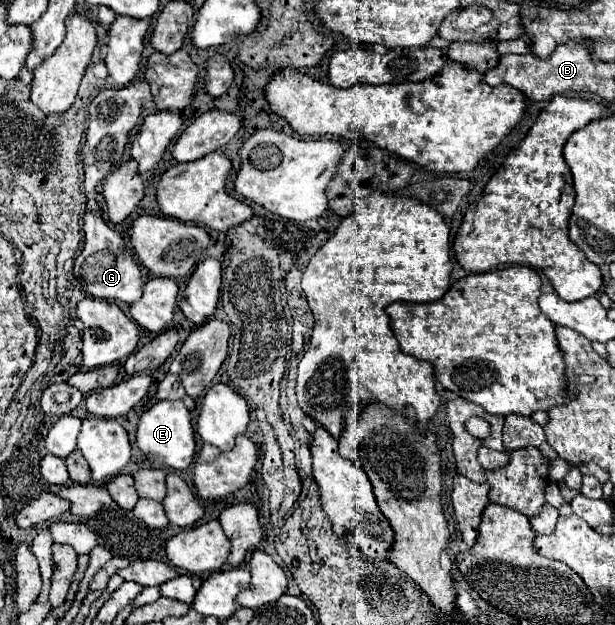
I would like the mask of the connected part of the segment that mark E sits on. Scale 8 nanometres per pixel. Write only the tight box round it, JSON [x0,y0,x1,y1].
[137,400,197,470]

